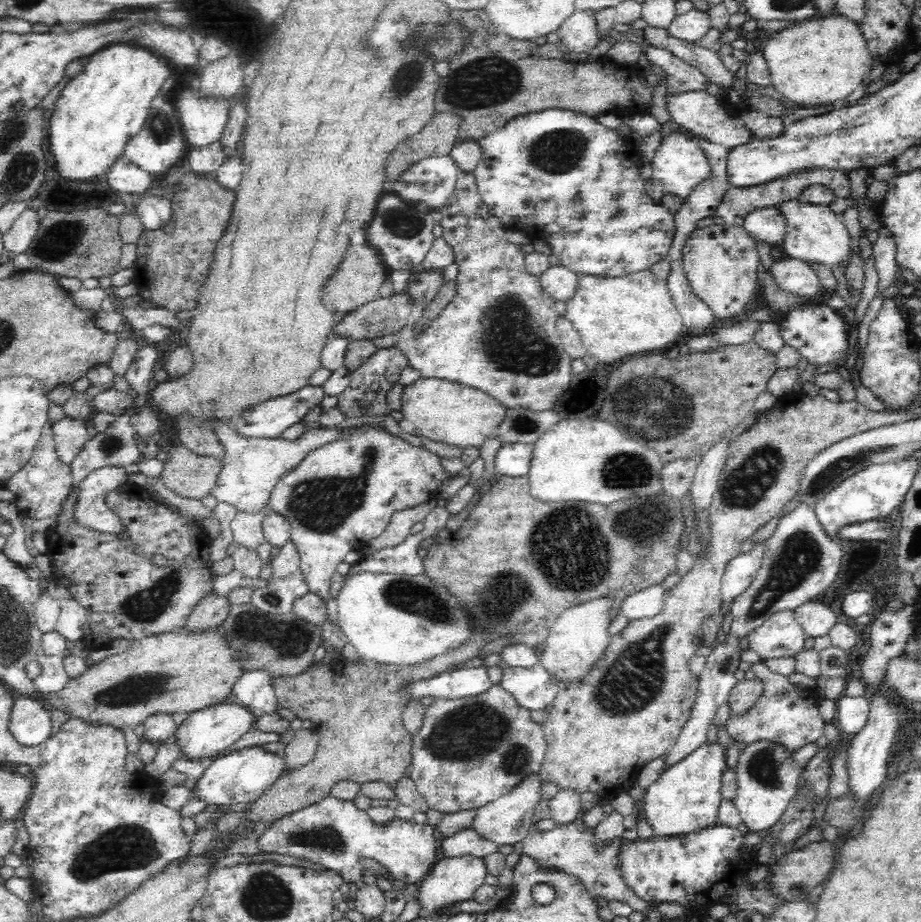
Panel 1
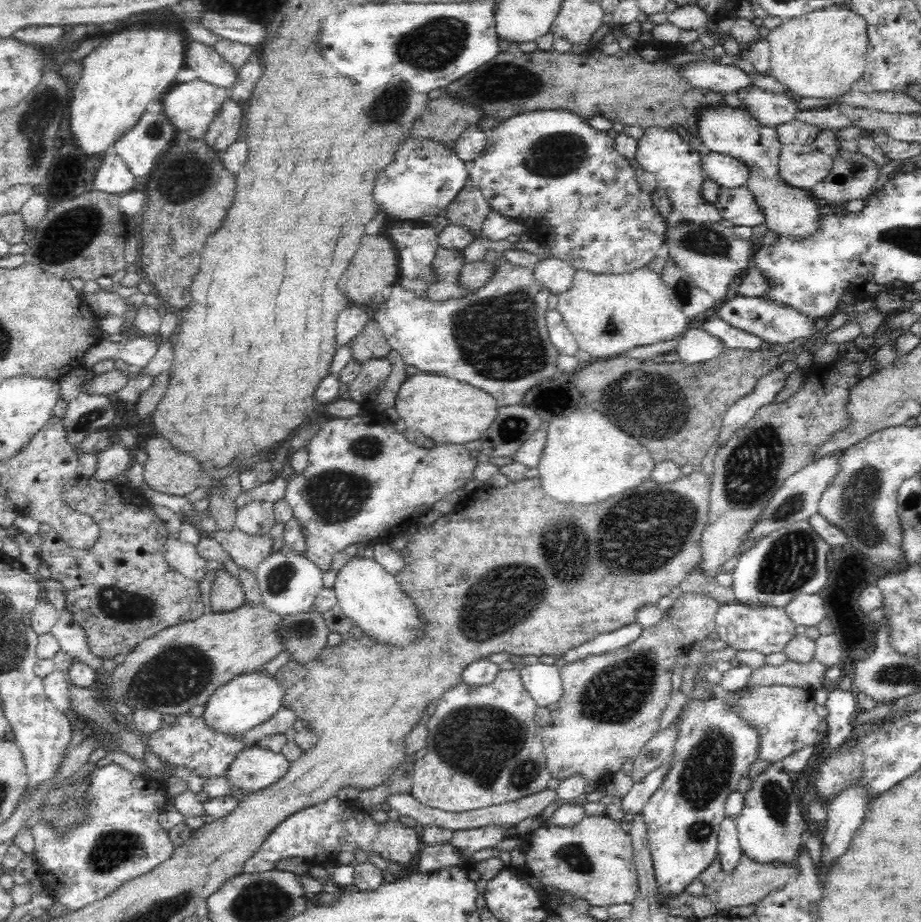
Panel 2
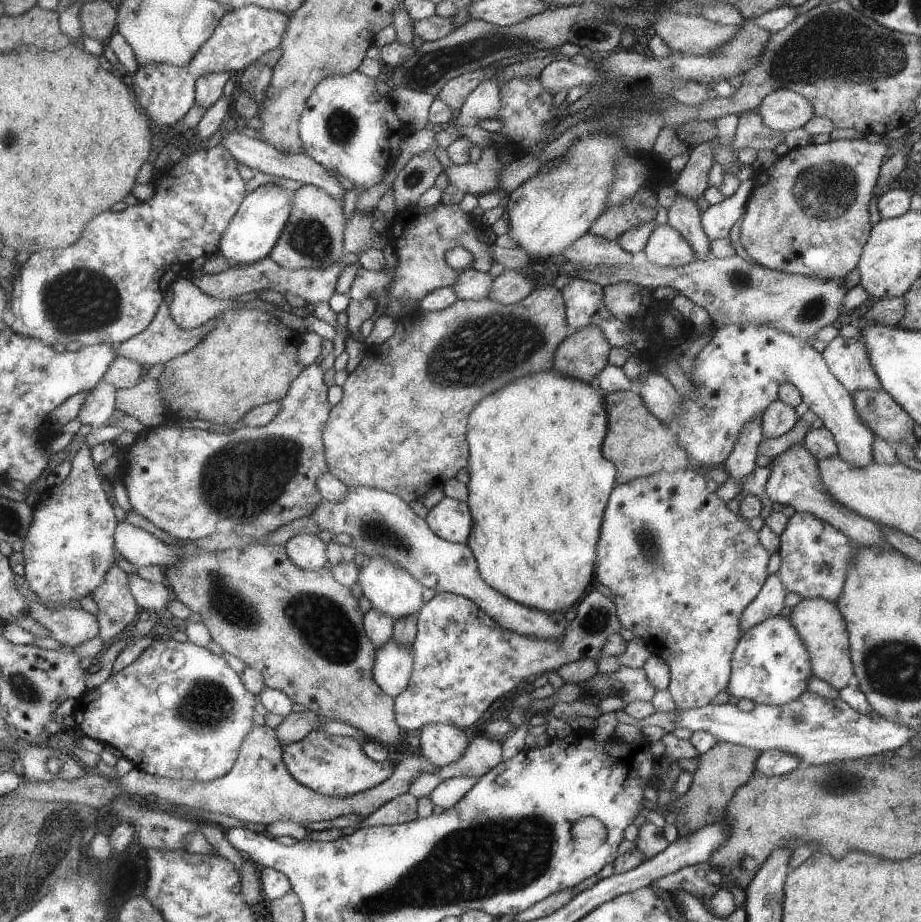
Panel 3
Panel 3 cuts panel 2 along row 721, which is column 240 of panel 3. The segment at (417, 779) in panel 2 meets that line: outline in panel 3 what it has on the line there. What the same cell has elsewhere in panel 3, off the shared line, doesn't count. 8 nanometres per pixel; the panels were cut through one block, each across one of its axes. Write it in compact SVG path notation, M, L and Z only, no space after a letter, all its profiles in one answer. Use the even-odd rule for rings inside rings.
M321 362L309 366L295 382L283 400L283 412L277 420L263 428L239 426L235 434L211 434L205 430L181 430L179 424L169 422L169 430L153 430L141 434L129 454L123 456L121 480L129 492L129 502L137 514L153 522L153 526L175 536L177 540L197 540L211 534L241 534L267 536L279 528L311 516L323 502L317 482L329 472L329 458L325 452L325 426L331 418L333 406L327 400L325 372Z

